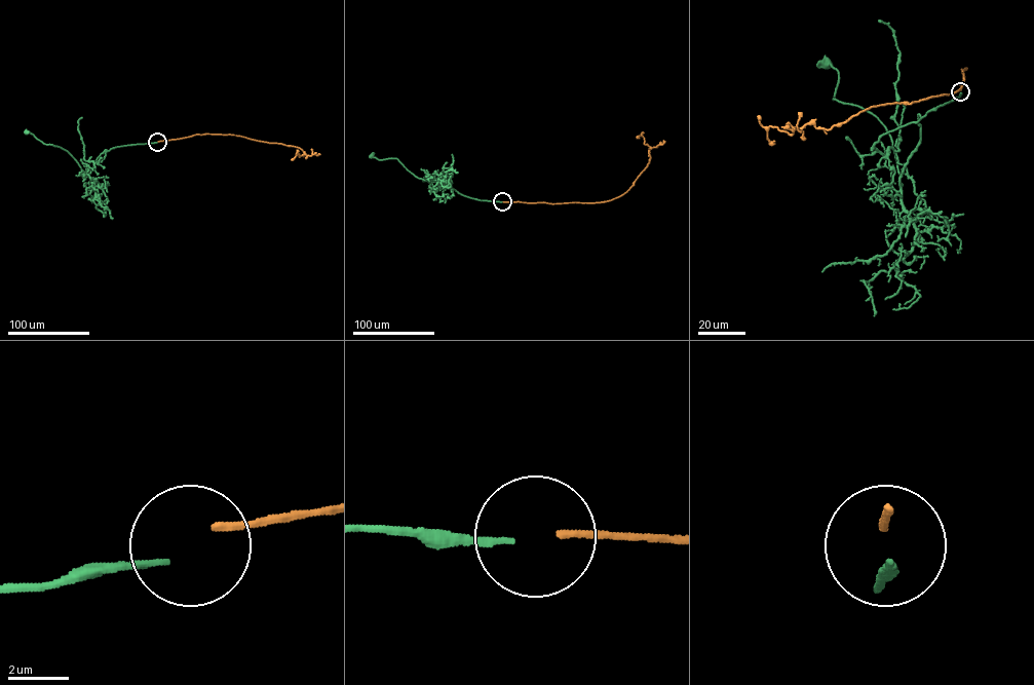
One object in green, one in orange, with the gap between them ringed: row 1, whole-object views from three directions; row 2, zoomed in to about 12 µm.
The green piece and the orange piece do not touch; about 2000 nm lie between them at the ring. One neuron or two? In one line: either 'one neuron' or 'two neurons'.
two neurons

